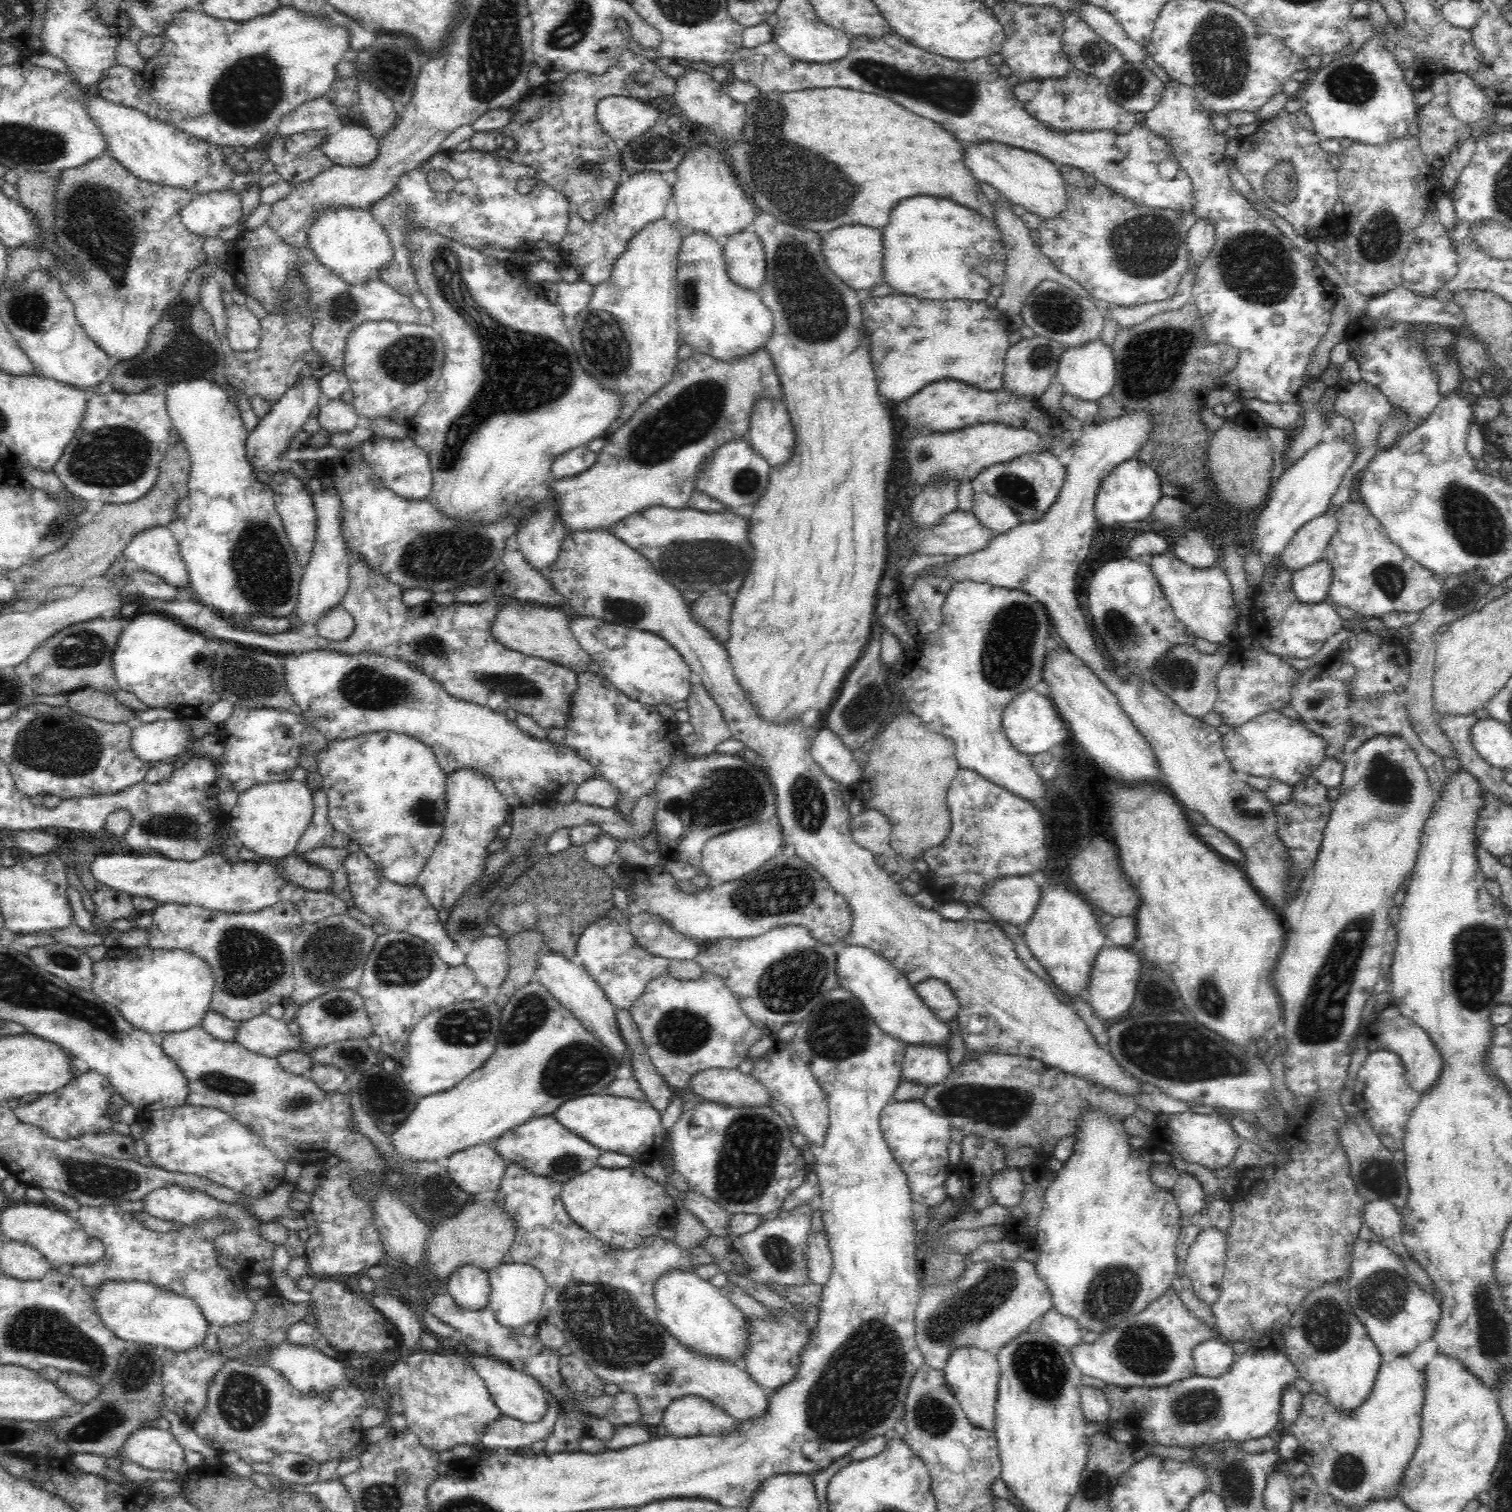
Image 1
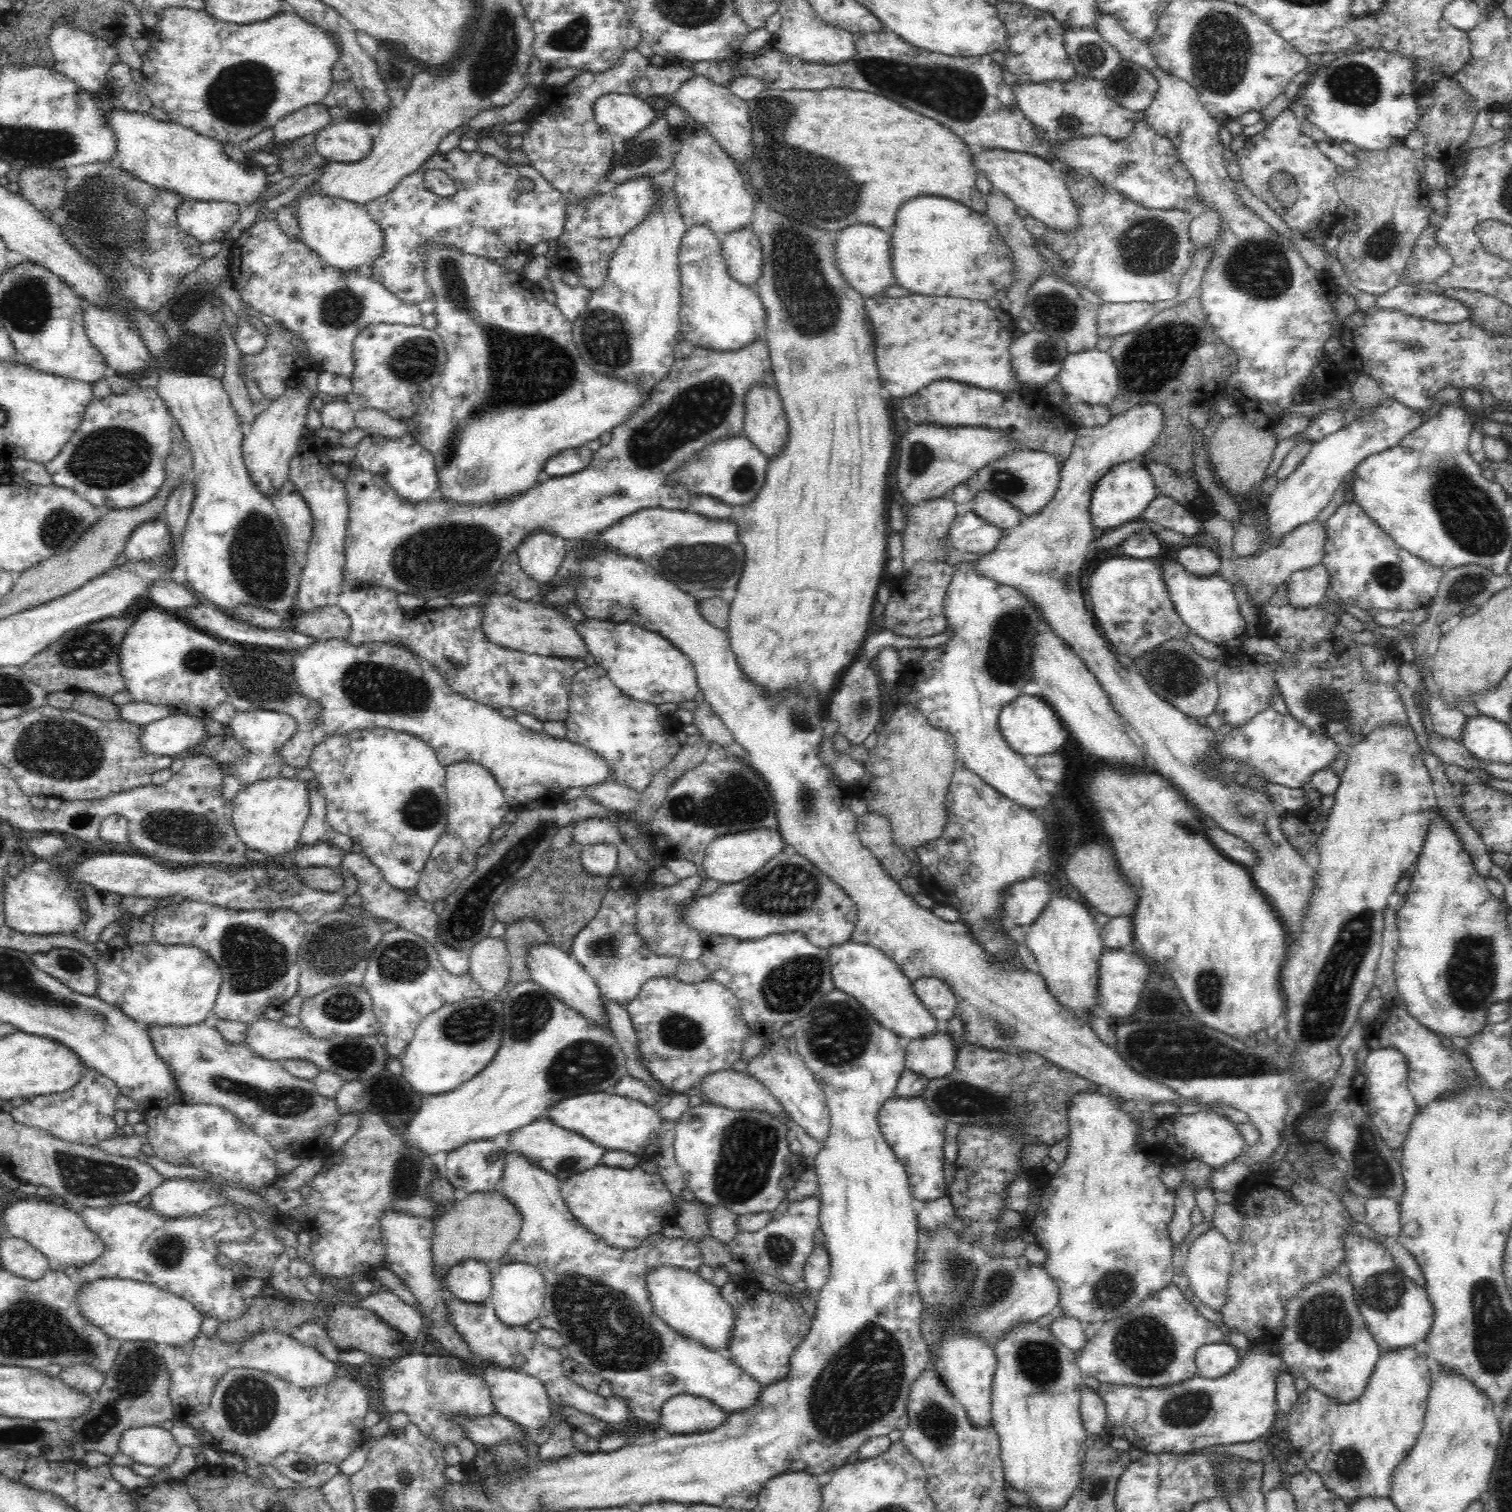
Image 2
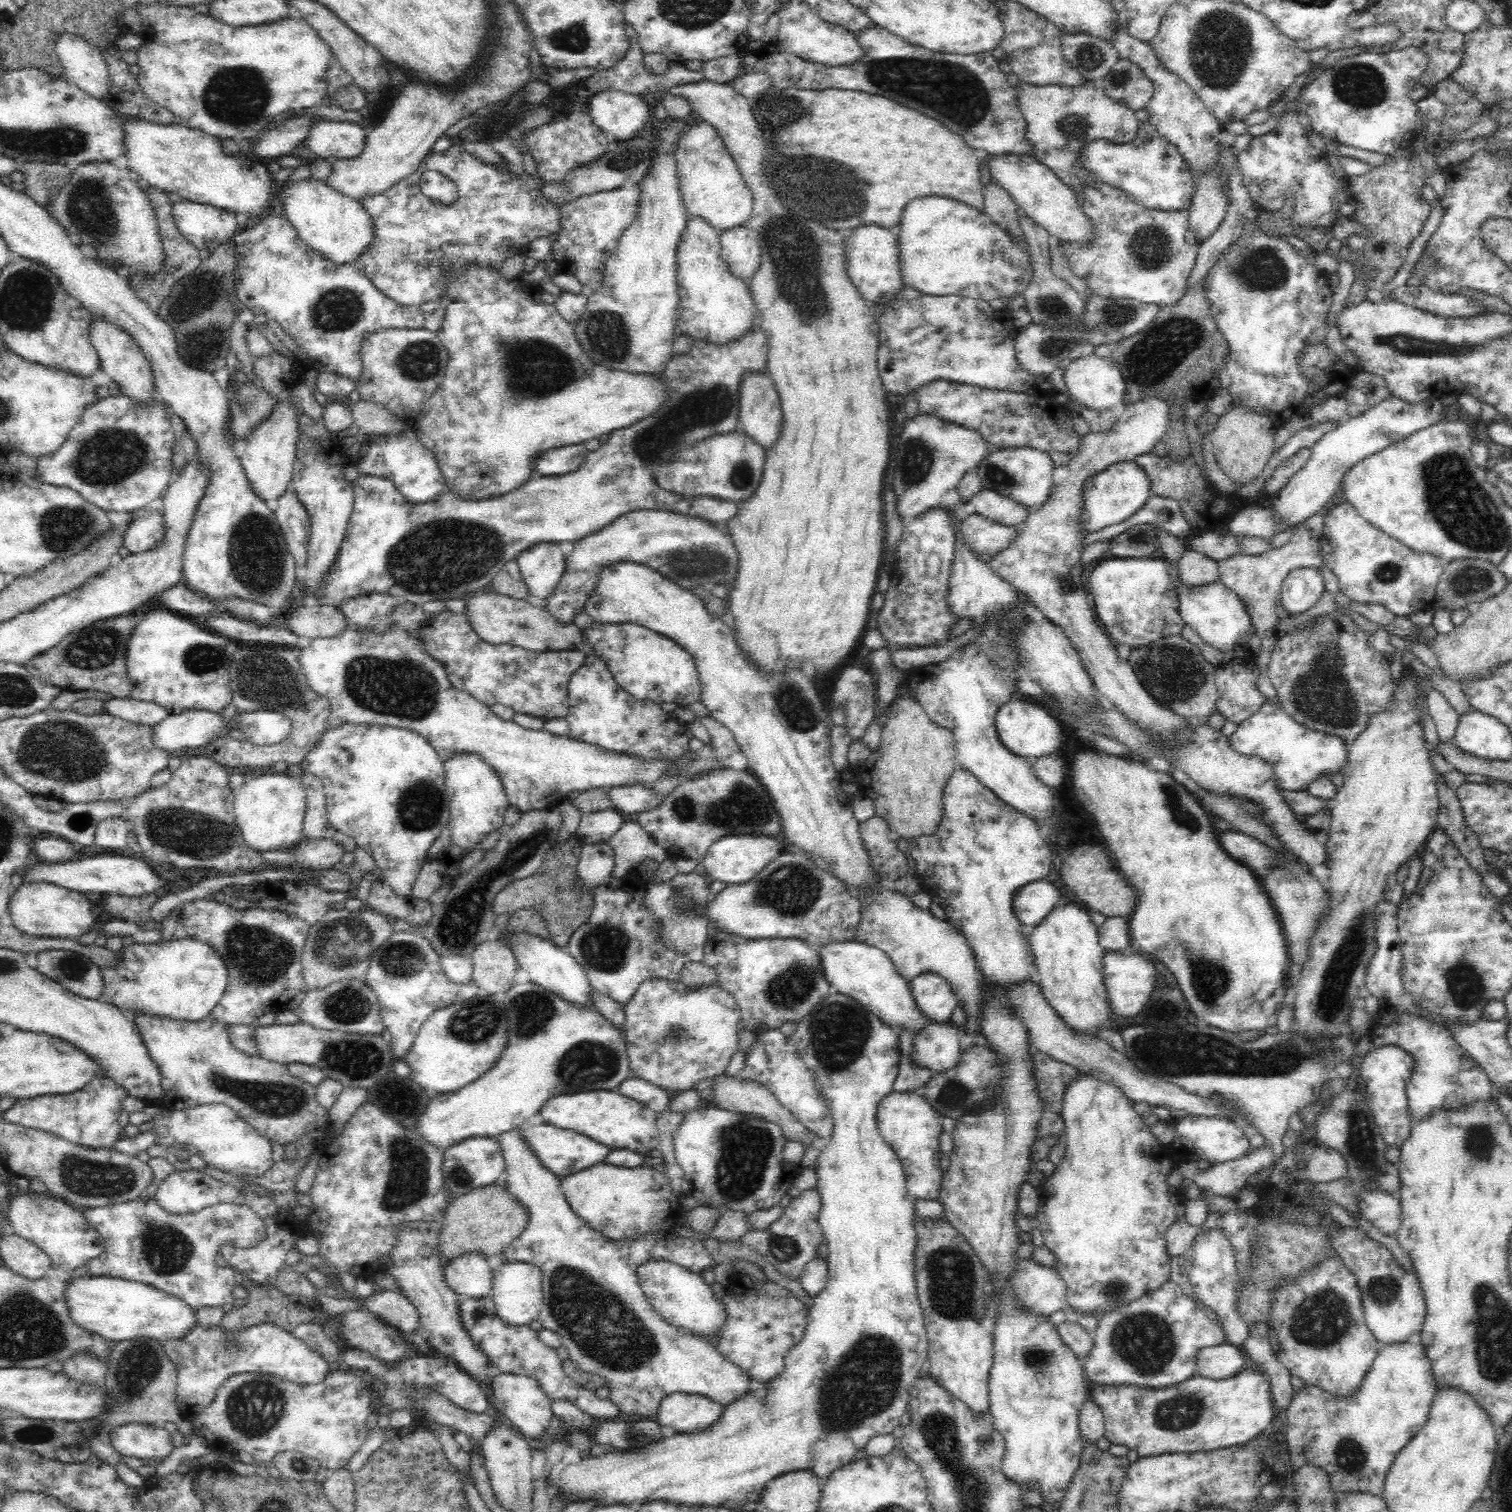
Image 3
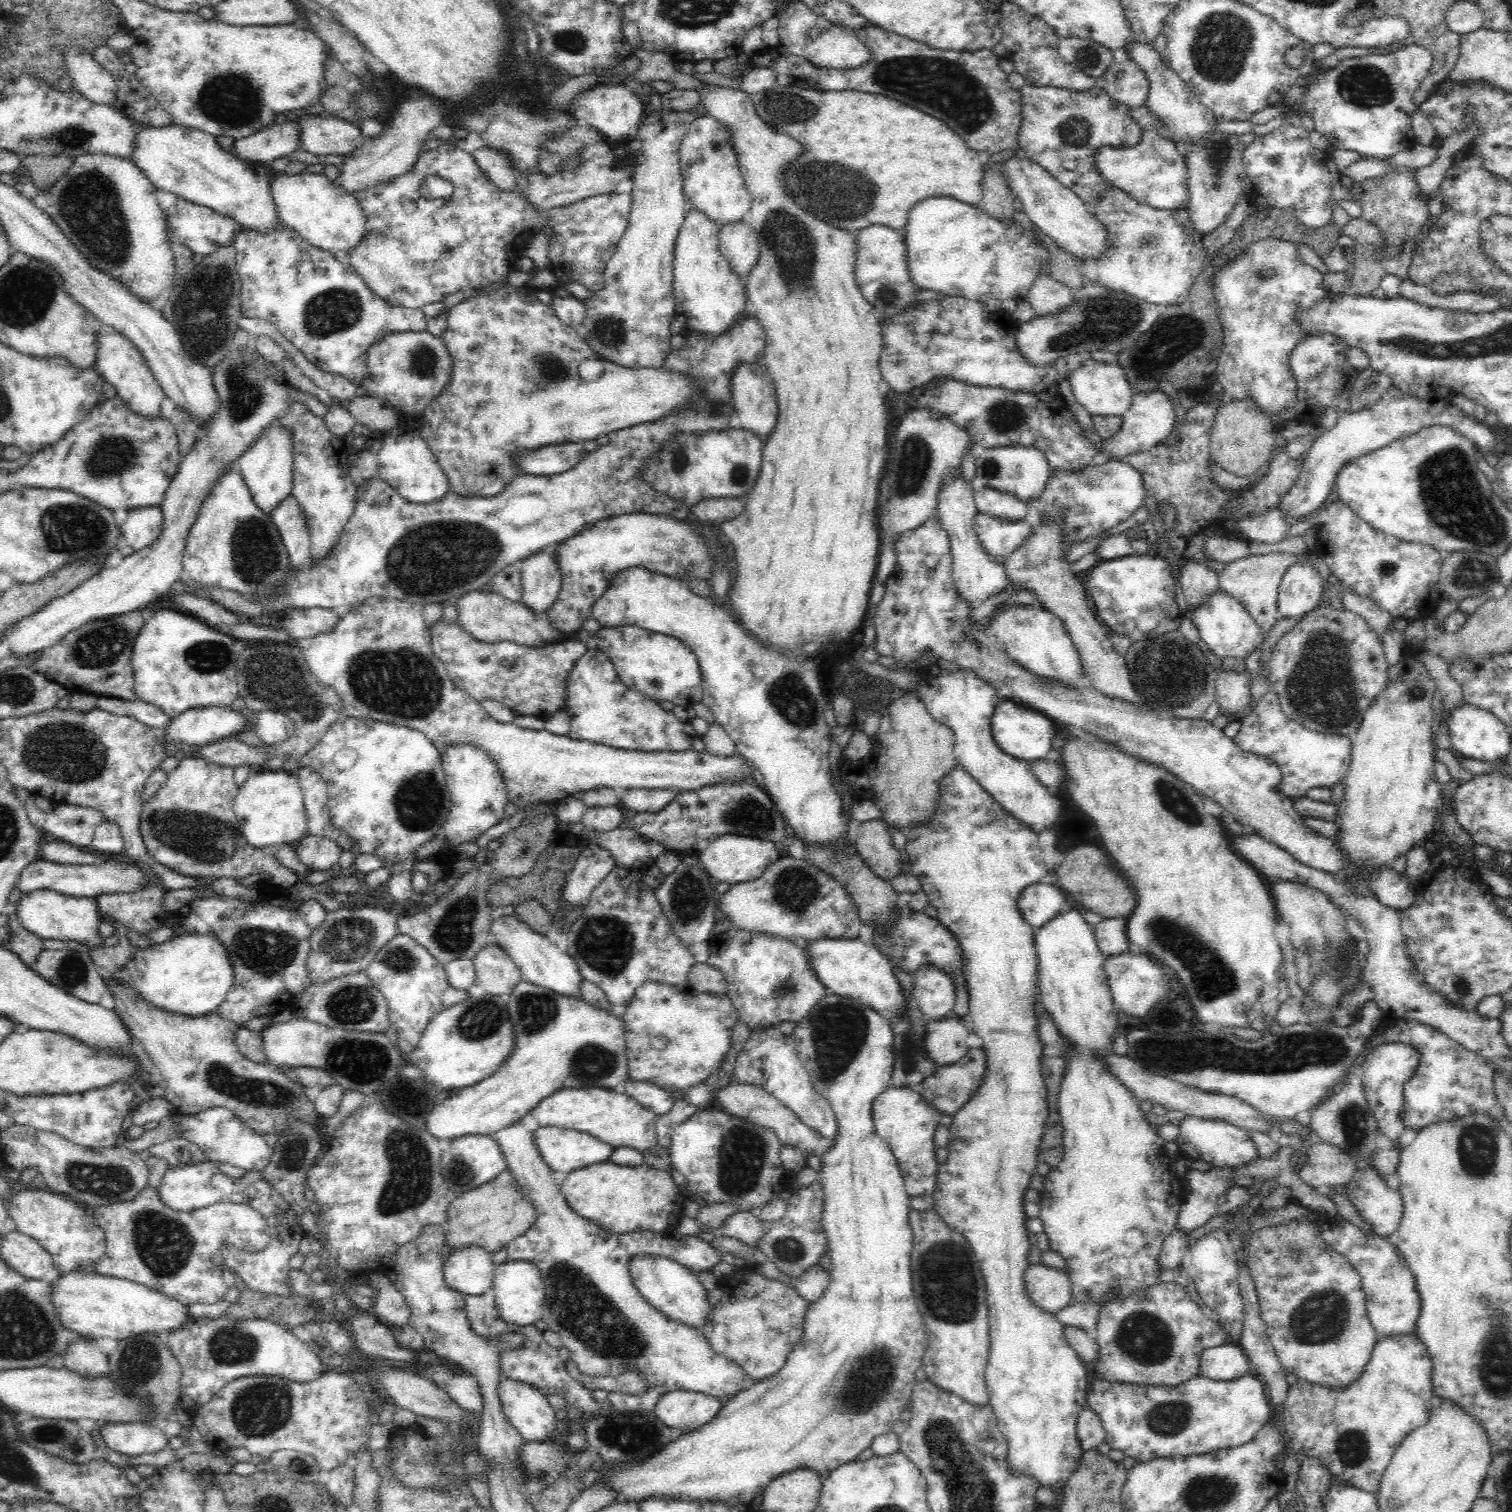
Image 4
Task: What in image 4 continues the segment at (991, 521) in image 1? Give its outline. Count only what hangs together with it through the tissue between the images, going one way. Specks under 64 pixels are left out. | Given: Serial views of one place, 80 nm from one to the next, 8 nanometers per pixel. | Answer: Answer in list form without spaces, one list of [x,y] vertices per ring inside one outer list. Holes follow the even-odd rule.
[[[975,488],[974,504],[976,511],[1008,522],[1024,520],[1027,504],[1016,498],[991,488]]]

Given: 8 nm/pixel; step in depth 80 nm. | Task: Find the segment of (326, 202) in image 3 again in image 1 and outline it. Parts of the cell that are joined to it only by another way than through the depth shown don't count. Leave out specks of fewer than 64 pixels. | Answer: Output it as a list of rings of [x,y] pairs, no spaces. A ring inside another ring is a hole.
[[[348,207],[328,209],[319,214],[314,226],[309,230],[309,247],[314,251],[316,259],[320,263],[349,285],[359,285],[372,281],[370,278],[374,274],[379,278],[379,272],[392,262],[394,254],[388,231],[374,218],[374,215],[367,210]]]

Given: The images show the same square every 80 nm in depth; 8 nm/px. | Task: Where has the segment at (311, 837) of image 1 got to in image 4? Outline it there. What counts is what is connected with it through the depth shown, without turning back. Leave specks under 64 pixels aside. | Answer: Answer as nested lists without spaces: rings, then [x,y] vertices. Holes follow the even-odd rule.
[[[300,767],[297,776],[307,815],[306,834],[327,838],[344,851],[350,851],[353,848],[352,838],[331,823],[327,808],[326,782],[308,767]]]

